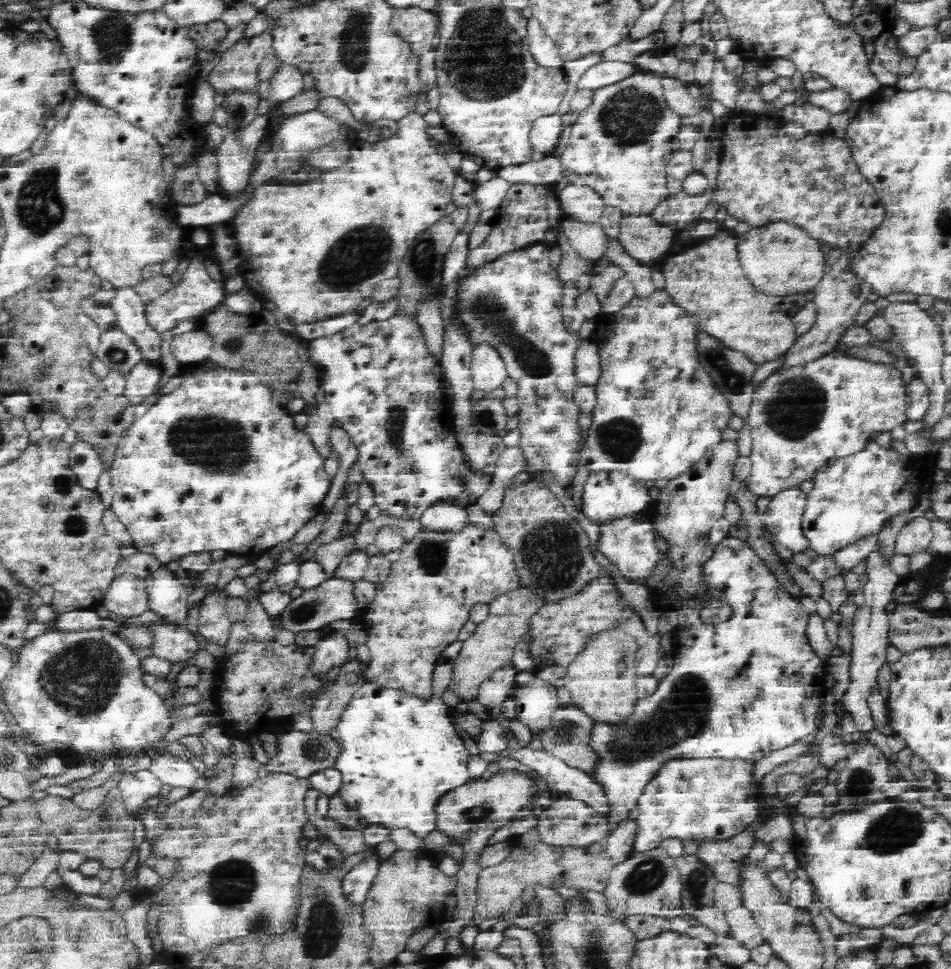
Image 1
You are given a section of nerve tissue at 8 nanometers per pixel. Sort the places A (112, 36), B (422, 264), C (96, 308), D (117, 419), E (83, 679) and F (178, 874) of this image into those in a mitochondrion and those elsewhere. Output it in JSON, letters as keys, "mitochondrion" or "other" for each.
{"A":"mitochondrion","B":"mitochondrion","C":"other","D":"other","E":"mitochondrion","F":"other"}

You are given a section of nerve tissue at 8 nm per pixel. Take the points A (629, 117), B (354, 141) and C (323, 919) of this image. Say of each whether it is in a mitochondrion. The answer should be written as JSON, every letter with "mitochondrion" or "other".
{"A":"mitochondrion","B":"other","C":"mitochondrion"}

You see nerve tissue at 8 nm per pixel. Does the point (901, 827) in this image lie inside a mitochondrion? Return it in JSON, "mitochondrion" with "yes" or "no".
{"mitochondrion":"yes"}

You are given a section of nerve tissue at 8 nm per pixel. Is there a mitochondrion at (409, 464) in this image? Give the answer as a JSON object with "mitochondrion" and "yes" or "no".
{"mitochondrion":"yes"}

